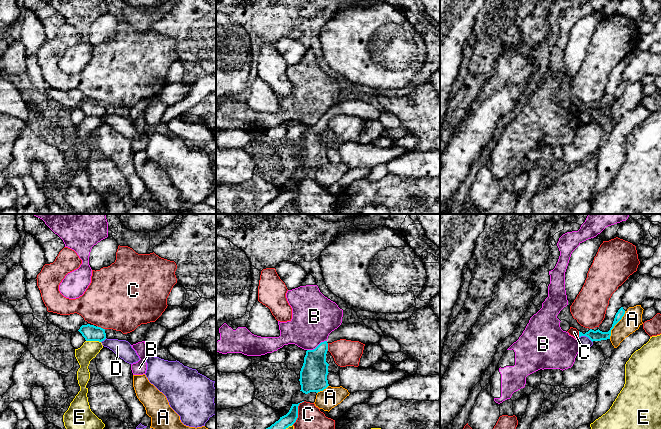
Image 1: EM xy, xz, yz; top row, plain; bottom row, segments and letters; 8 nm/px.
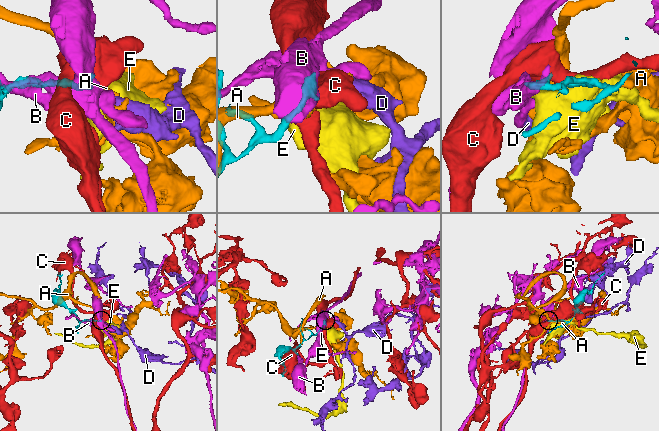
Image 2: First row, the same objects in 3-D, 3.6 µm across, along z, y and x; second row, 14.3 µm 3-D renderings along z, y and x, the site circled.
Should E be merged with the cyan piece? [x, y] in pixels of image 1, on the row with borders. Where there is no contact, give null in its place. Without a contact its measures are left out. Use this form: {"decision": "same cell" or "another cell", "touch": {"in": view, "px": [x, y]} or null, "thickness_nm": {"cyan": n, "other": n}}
{"decision": "another cell", "touch": {"in": "xy", "px": [93, 340]}, "thickness_nm": {"cyan": 130, "other": 140}}

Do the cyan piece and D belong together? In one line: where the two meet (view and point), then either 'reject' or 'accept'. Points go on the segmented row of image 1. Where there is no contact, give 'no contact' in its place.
yz (586, 336) | reject

